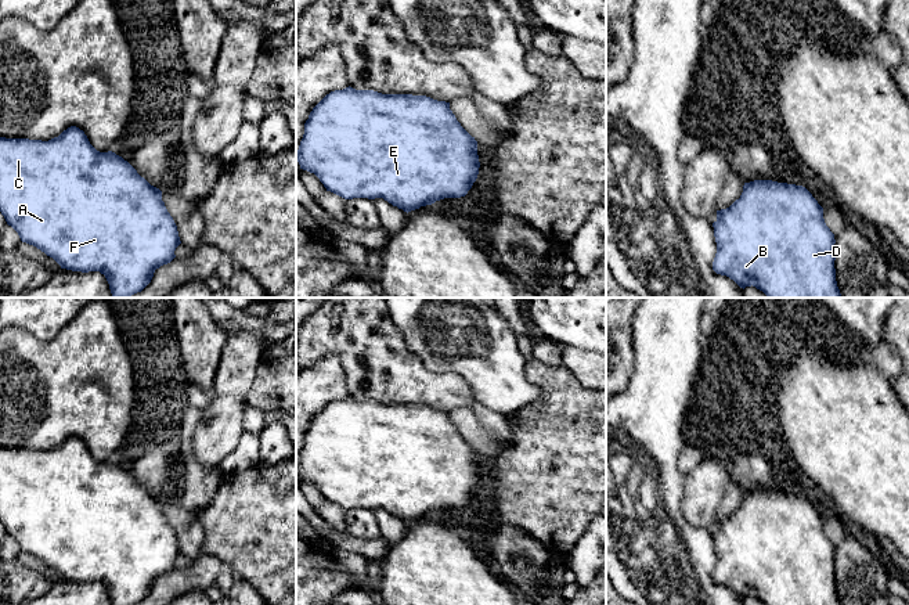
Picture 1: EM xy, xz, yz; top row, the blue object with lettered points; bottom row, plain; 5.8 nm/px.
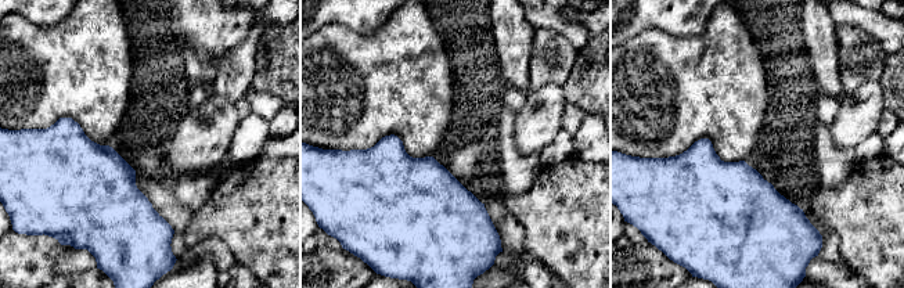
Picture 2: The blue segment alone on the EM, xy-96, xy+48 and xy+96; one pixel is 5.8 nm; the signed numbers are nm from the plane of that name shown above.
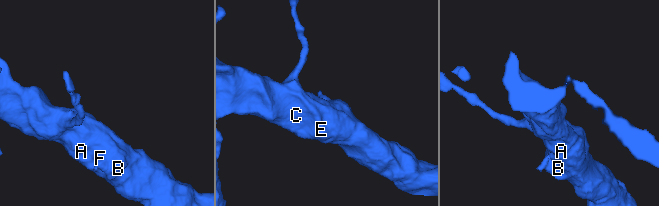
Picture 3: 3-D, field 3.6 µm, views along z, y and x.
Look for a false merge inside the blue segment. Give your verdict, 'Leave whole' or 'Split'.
Leave whole

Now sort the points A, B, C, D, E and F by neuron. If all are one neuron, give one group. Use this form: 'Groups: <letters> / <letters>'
Groups: A B C D E F

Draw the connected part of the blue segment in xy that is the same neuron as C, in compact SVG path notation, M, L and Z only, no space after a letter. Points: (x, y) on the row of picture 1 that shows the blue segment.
M76 126L48 141L0 137L0 212L22 242L53 258L61 269L104 274L113 298L141 292L155 270L176 258L174 251L181 244L177 226L162 201L162 191L122 156L97 151Z

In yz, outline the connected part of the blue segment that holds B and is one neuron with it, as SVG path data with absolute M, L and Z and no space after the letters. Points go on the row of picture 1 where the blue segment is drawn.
M754 180L744 183L743 192L729 208L717 210L717 220L713 223L714 237L717 242L717 253L713 262L713 270L717 274L726 276L733 280L740 288L755 287L768 298L843 298L836 281L836 249L834 234L826 226L823 219L823 208L812 197L812 194L802 186L778 183L772 180Z

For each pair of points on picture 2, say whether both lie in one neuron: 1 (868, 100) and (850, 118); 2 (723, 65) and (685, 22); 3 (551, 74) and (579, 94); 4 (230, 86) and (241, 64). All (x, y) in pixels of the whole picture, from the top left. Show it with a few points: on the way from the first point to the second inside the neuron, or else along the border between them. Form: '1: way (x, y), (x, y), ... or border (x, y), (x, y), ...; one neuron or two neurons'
1: way (864, 104), (854, 114); one neuron
2: border (712, 14), (701, 33), (669, 35), (663, 32); two neurons
3: border (576, 53), (573, 69), (562, 85); two neurons
4: way (231, 80), (238, 69); one neuron

